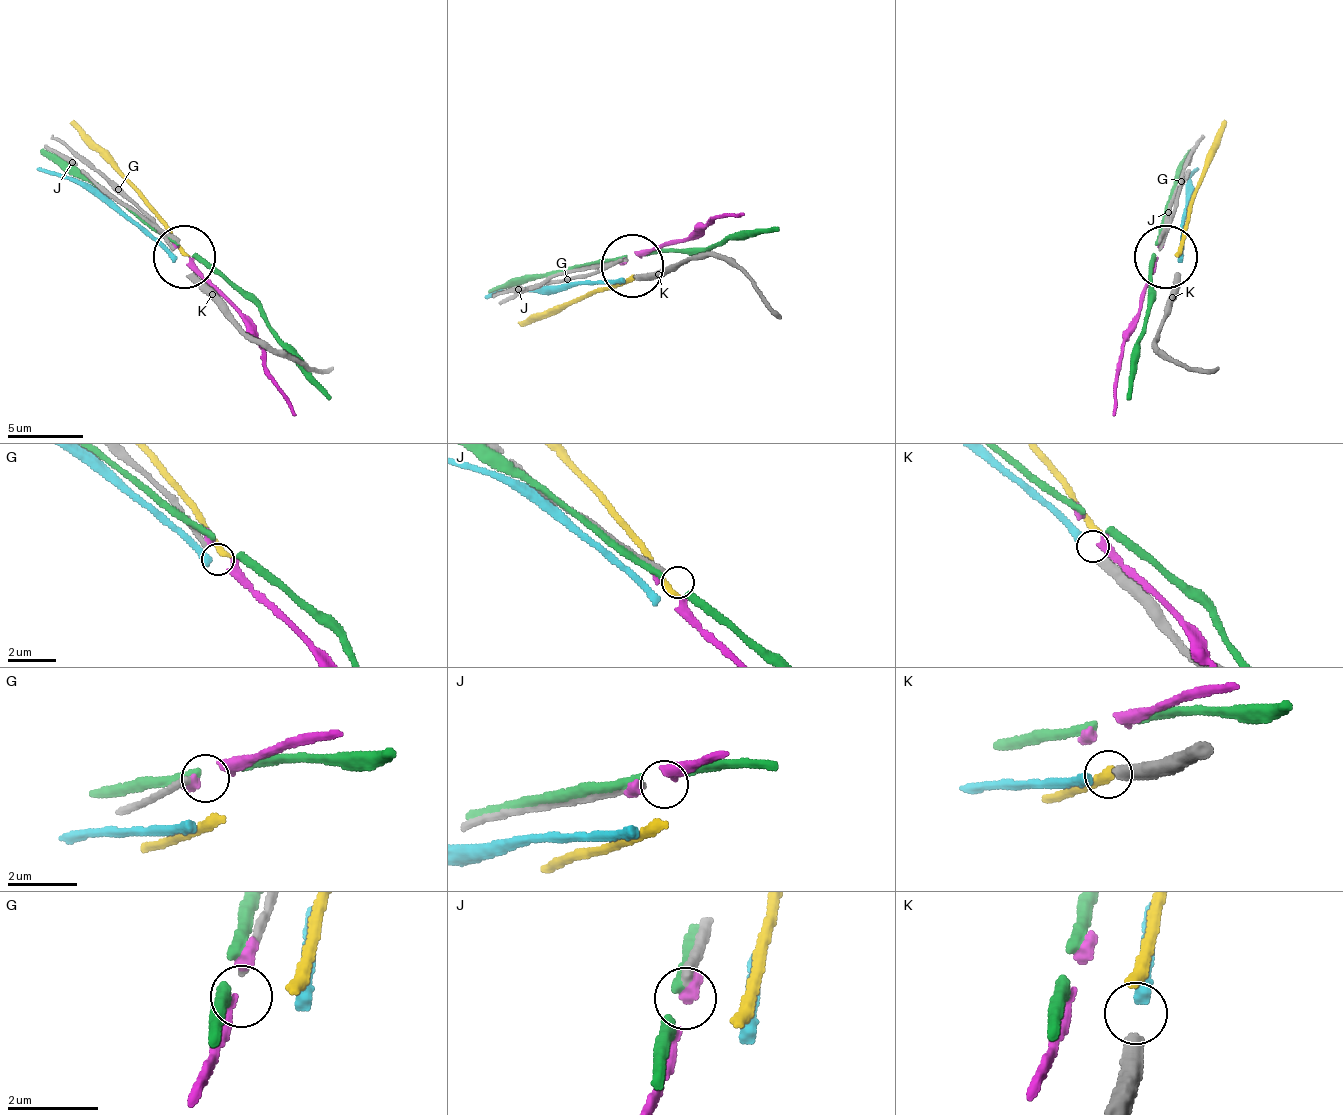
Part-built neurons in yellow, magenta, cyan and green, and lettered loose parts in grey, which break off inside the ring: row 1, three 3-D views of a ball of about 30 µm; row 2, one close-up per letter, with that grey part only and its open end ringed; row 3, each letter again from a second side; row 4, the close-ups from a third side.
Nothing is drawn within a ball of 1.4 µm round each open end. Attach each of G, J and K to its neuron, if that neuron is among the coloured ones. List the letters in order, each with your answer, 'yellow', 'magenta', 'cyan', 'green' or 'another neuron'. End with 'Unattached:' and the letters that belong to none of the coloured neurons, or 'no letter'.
G: magenta
J: another neuron
K: cyan
Unattached: J

